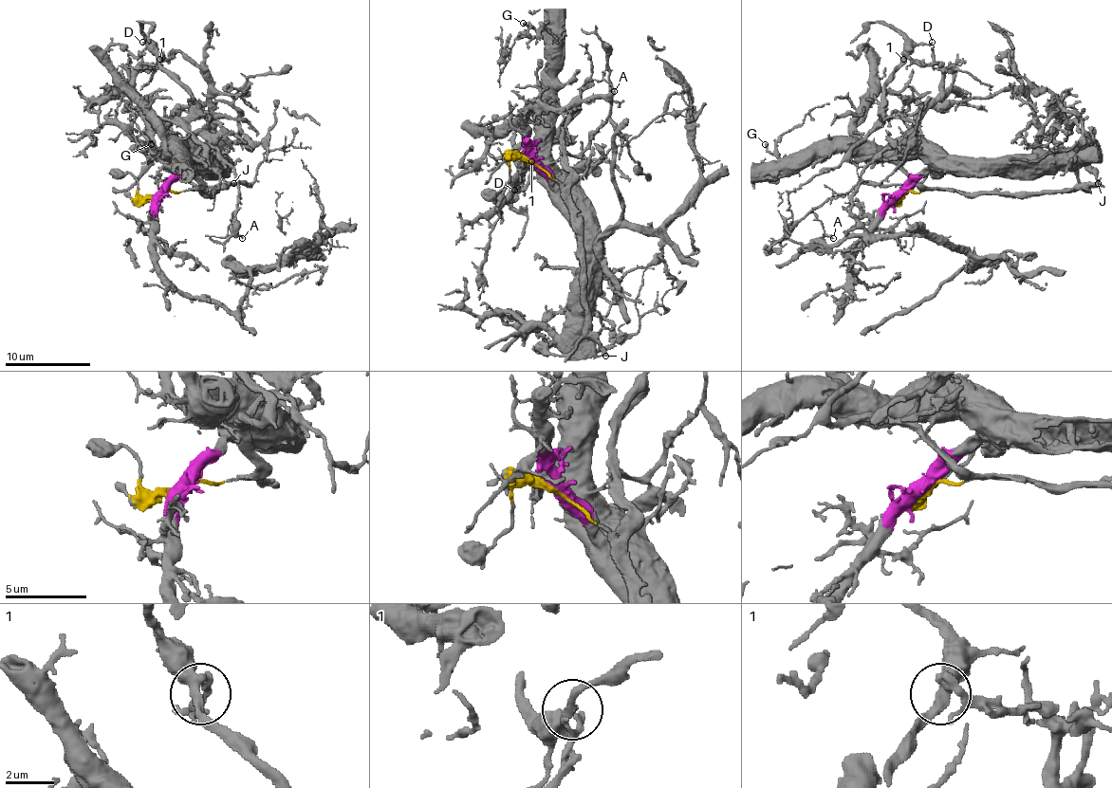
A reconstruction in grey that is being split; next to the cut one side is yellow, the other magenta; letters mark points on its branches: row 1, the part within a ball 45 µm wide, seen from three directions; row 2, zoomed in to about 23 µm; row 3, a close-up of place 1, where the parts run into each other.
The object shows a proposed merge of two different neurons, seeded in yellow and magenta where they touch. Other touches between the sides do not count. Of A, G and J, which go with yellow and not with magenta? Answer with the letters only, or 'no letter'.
A, J

